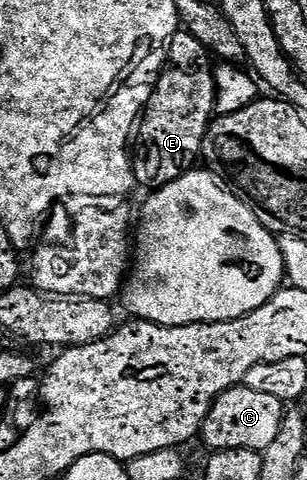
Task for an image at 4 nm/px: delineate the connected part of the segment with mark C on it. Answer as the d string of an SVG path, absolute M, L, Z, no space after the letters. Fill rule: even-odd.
M237 386L226 390L210 406L210 414L206 414L202 429L202 441L212 452L222 450L254 450L261 454L274 442L278 430L282 430L282 422L286 411L285 401L273 398L271 394L262 394L262 390L250 390Z

